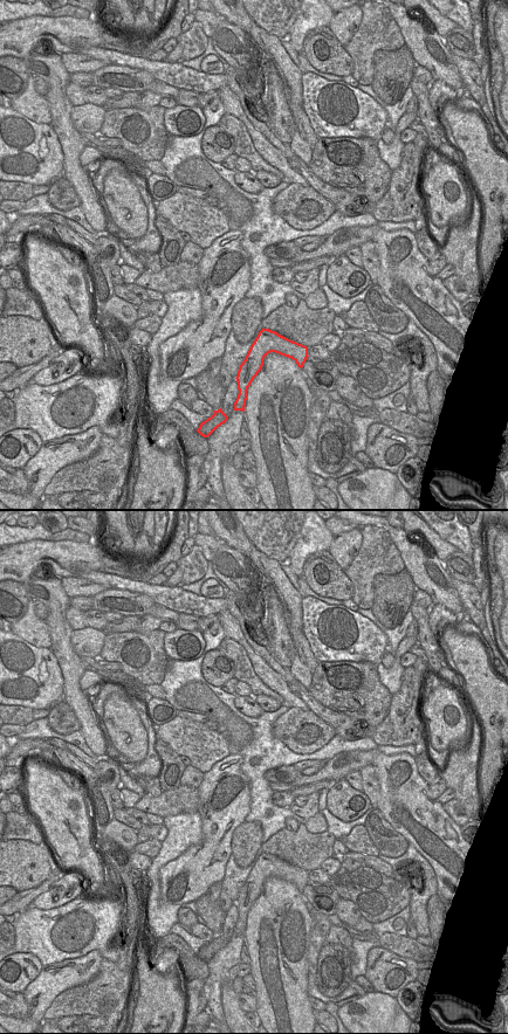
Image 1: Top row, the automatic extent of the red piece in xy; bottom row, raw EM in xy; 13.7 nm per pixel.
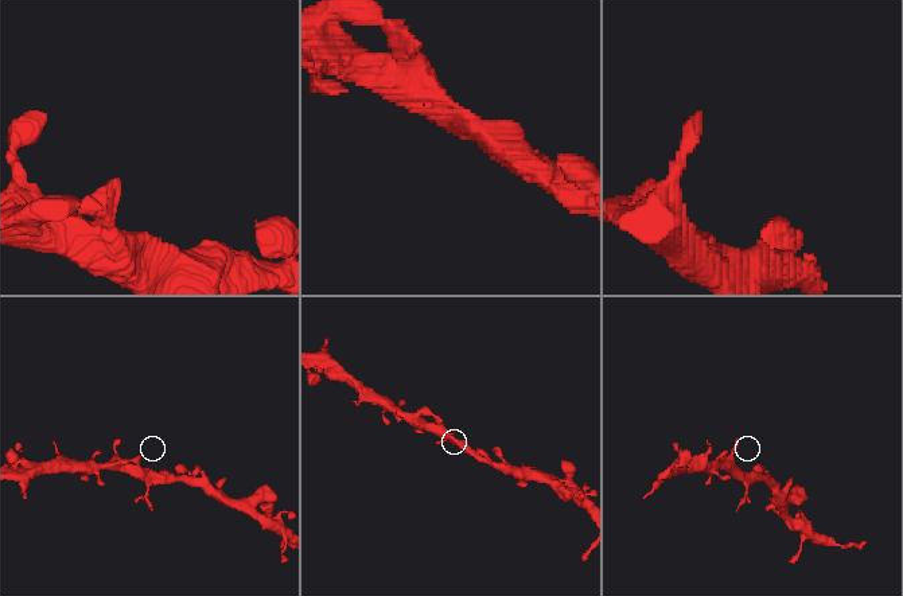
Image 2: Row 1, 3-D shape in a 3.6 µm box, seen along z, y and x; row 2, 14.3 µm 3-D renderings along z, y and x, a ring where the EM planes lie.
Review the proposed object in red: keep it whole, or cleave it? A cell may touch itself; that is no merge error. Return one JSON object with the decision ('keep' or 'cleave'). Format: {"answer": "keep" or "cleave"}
{"answer": "keep"}

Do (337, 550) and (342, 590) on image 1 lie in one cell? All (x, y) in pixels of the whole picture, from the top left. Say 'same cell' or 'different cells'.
different cells

